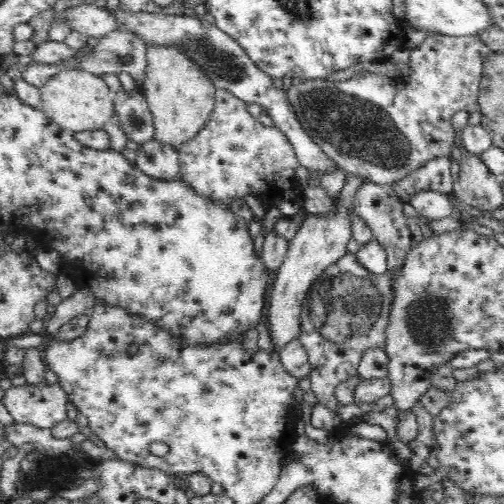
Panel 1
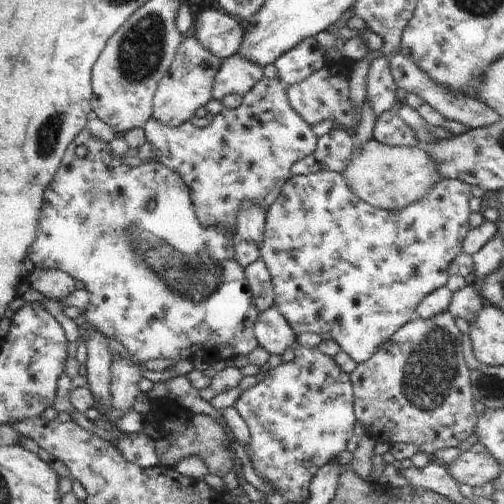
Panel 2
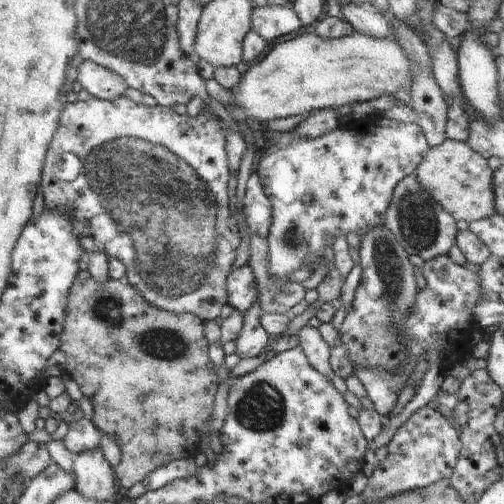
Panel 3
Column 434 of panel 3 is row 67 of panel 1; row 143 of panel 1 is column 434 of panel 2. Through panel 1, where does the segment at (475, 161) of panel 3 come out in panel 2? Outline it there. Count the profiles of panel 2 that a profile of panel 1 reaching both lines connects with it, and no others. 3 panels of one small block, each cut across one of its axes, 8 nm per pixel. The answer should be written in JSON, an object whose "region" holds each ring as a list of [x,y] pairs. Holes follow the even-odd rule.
{"region":[[[373,138],[353,146],[351,158],[347,160],[347,166],[343,170],[343,178],[347,180],[351,190],[357,194],[357,198],[361,198],[373,208],[389,210],[389,212],[403,210],[411,206],[413,202],[423,200],[425,196],[429,196],[429,190],[439,180],[443,180],[433,156],[429,156],[425,148],[417,144],[385,146]]]}

